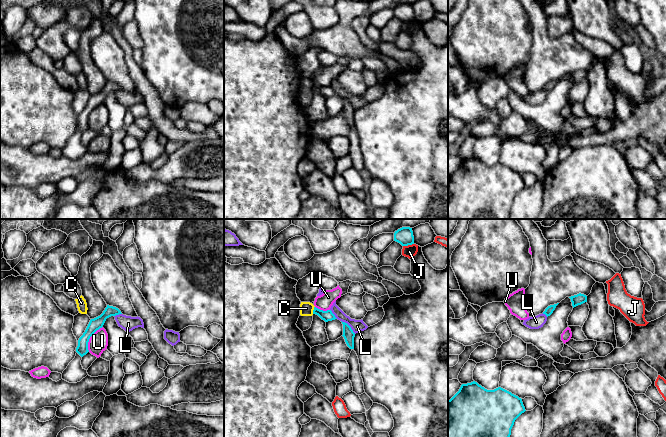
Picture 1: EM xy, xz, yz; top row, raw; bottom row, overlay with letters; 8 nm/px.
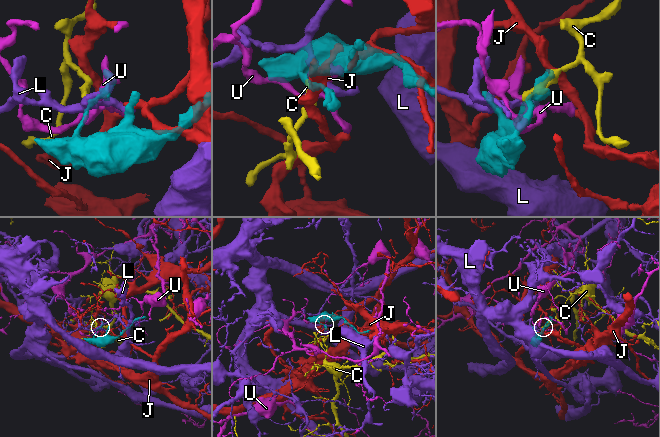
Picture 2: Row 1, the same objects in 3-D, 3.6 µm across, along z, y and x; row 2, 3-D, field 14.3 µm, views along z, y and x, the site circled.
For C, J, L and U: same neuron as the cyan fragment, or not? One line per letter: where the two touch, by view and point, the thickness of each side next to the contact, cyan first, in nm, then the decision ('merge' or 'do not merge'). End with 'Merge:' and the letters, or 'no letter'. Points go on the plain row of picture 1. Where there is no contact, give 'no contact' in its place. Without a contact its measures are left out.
C: xz (313, 86) | 80/110 nm | do not merge
J: xz (408, 20) | 140/100 nm | do not merge
L: xz (349, 102) | 90/100 nm | do not merge
U: xy (89, 114) | 100/160 nm | do not merge
Merge: no letter

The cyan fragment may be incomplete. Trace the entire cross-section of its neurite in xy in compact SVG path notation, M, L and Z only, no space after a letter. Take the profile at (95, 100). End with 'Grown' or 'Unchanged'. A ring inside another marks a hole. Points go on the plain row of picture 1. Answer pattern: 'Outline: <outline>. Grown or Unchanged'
Outline: M107 81L107 83L105 84L105 86L103 87L103 89L94 94L91 95L85 108L83 109L83 111L79 114L78 116L78 122L76 124L76 128L83 133L84 131L86 131L89 126L88 126L88 118L90 113L100 104L103 103L105 97L107 94L111 93L111 92L116 92L122 90L121 87L113 82L109 82Z. Unchanged

